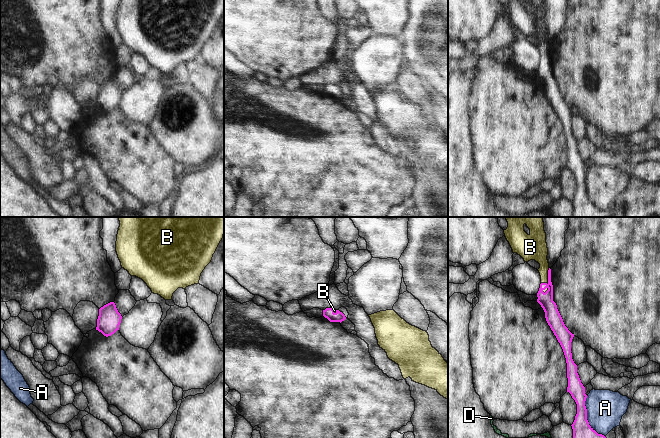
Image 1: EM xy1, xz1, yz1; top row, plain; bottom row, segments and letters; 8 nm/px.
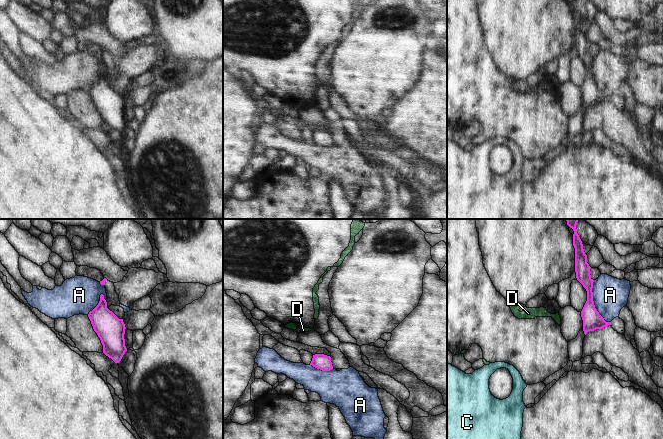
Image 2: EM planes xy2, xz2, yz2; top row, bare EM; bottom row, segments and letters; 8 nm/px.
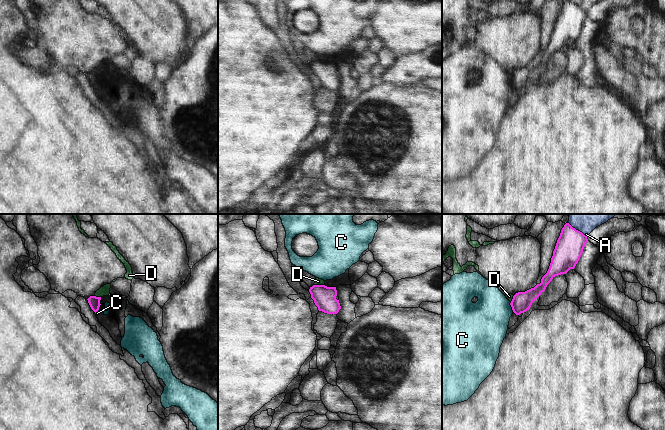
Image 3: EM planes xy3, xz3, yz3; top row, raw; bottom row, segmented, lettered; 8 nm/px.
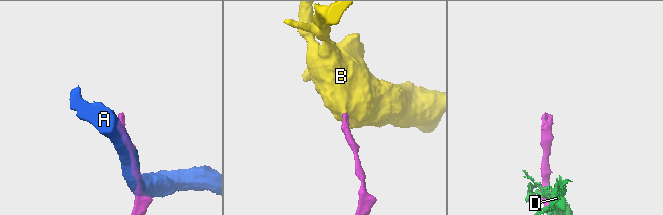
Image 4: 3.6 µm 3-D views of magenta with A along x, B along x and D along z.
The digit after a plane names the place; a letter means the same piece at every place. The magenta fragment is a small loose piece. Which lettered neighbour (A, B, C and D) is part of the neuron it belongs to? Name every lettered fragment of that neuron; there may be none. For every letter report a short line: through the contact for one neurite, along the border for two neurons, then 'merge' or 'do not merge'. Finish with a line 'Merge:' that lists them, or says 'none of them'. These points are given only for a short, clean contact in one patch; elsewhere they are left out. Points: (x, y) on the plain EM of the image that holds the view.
A: line yz1 (586, 172), (586, 195), (598, 209), (604, 212); do not merge
B: line yz1 (545, 75), (548, 54), (537, 26); merge
C: line yz3 (510, 78), (513, 87); do not merge
D: line xz3 (314, 60), (324, 61); do not merge
Merge: B

